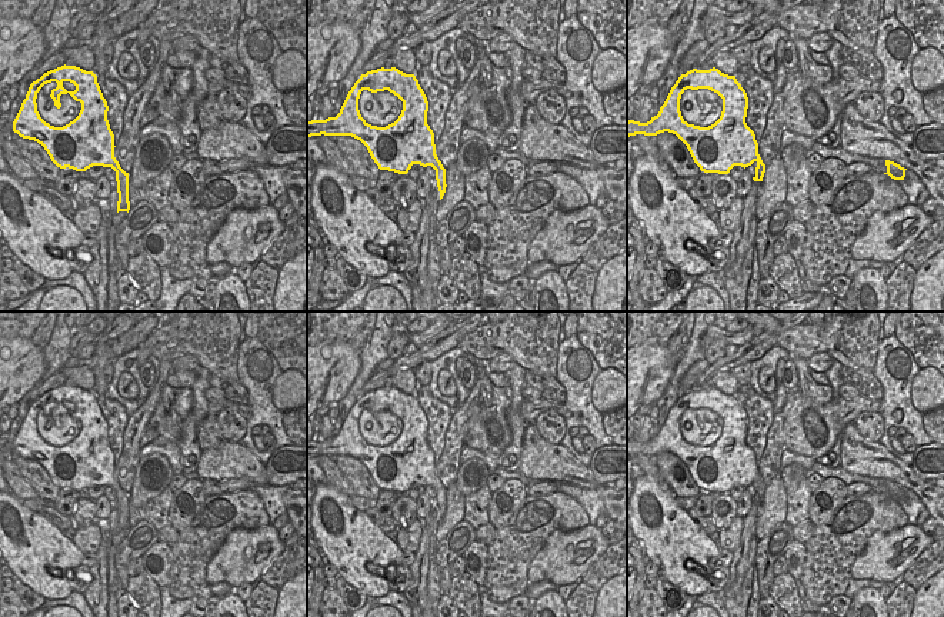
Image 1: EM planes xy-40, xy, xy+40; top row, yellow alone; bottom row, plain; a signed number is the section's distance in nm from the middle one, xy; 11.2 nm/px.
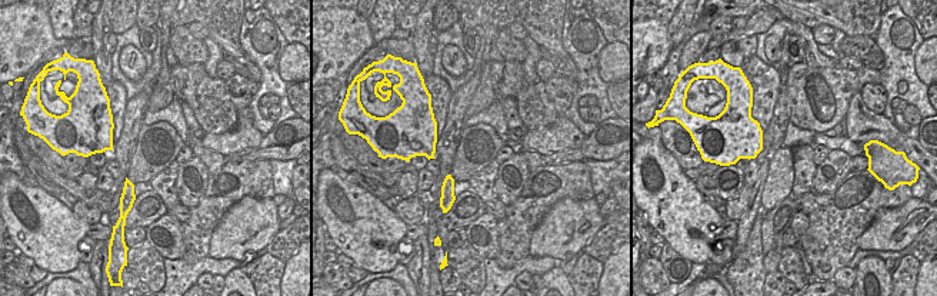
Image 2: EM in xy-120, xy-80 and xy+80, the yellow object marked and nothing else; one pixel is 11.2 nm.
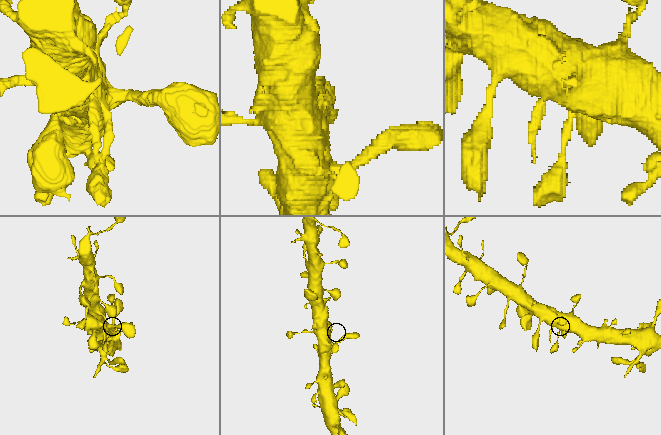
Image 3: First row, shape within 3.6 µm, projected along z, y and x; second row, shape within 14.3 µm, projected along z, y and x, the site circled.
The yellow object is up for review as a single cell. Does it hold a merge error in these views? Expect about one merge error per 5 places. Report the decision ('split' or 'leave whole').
leave whole

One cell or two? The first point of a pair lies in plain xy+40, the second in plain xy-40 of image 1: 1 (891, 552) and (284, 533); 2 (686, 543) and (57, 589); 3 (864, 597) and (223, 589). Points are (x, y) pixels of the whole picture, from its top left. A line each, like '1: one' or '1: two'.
1: two
2: one
3: two

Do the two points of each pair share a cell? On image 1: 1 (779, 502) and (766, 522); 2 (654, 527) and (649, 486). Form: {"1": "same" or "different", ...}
{"1": "same", "2": "same"}

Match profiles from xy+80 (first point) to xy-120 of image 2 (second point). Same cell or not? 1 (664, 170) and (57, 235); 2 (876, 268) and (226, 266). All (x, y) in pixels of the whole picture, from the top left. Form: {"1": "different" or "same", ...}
{"1": "same", "2": "different"}

